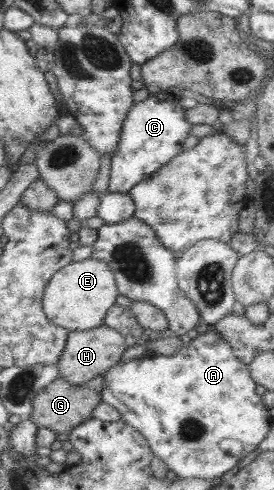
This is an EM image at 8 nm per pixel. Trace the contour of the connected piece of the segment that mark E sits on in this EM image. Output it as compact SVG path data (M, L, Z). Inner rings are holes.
M88 257L58 271L45 290L43 304L53 324L72 331L88 331L105 325L106 315L116 305L120 288L113 270L106 261Z

